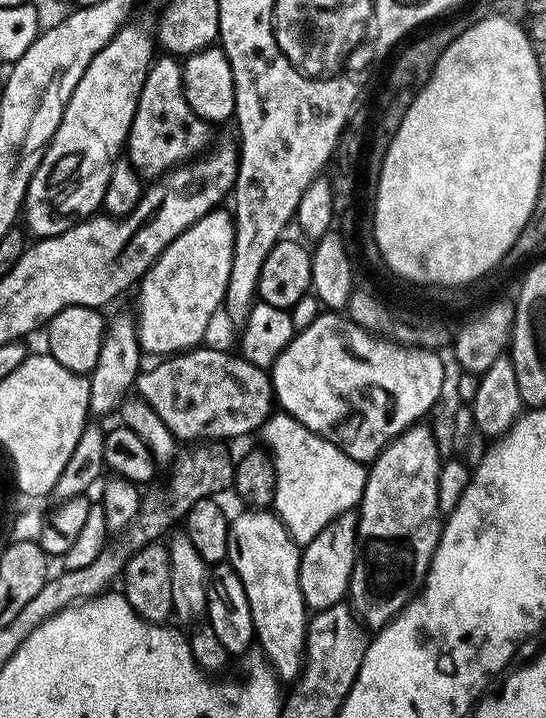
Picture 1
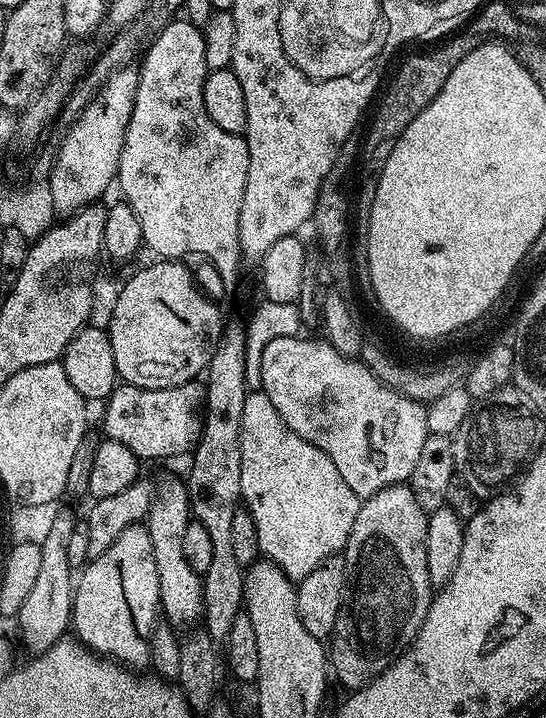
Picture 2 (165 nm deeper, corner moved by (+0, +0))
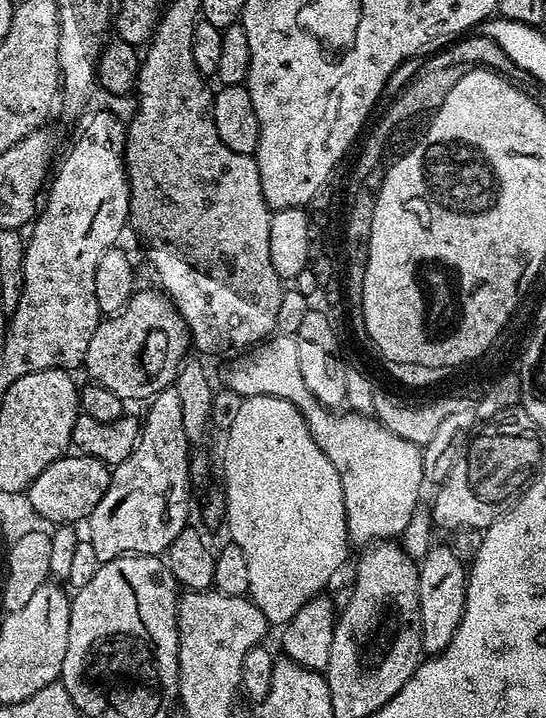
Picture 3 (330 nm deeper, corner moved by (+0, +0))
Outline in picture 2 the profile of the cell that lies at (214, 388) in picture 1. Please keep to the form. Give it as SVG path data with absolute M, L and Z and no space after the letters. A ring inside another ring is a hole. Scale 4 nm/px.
M189 382L182 386L170 386L162 390L139 388L133 384L117 383L116 389L108 397L104 408L103 435L114 442L122 442L141 461L160 460L163 456L176 456L179 452L187 453L200 438L202 423L202 405L204 389L199 383Z

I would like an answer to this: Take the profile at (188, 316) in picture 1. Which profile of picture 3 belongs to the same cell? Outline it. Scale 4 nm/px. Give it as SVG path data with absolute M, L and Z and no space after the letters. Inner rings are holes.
M137 290L133 292L130 302L118 315L101 319L100 325L94 330L94 338L90 338L90 346L86 346L82 368L83 371L88 371L87 379L91 383L102 385L106 390L113 392L118 399L125 402L144 399L147 401L162 390L175 385L176 376L189 355L188 348L190 352L188 324L180 316L176 305L163 291Z

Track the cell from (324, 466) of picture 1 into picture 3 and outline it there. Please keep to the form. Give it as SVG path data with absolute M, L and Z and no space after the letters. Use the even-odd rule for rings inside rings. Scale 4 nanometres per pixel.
M273 396L243 397L238 406L238 414L235 416L234 422L230 422L225 436L228 437L224 440L223 523L228 524L228 532L232 535L229 536L231 543L236 544L238 550L242 550L242 554L246 558L246 566L250 573L248 596L252 603L268 619L269 625L276 626L276 624L280 624L279 626L286 626L292 621L294 614L298 614L298 610L302 610L302 606L311 596L321 595L327 589L324 587L331 582L332 575L343 566L344 559L348 556L350 541L348 538L348 523L346 522L346 502L342 494L342 478L338 478L338 470L334 466L334 462L330 462L330 458L326 458L326 454L322 454L318 442L314 442L314 438L310 434L300 411L282 398L274 398Z

